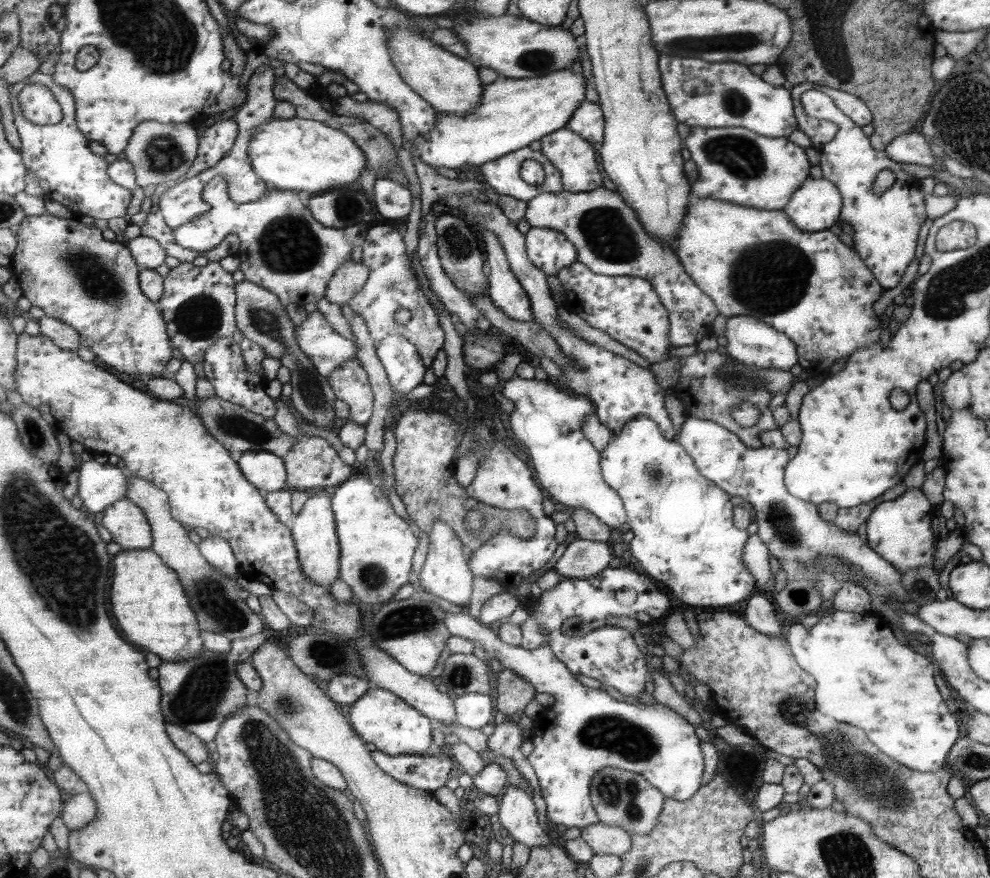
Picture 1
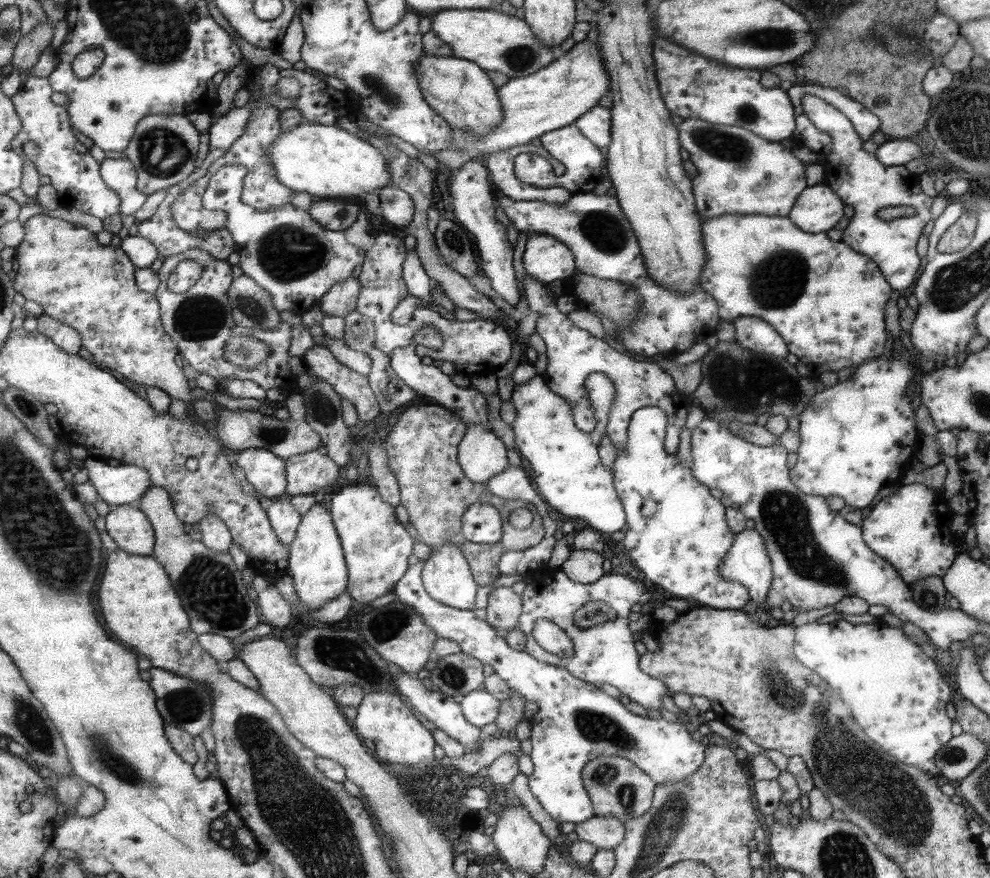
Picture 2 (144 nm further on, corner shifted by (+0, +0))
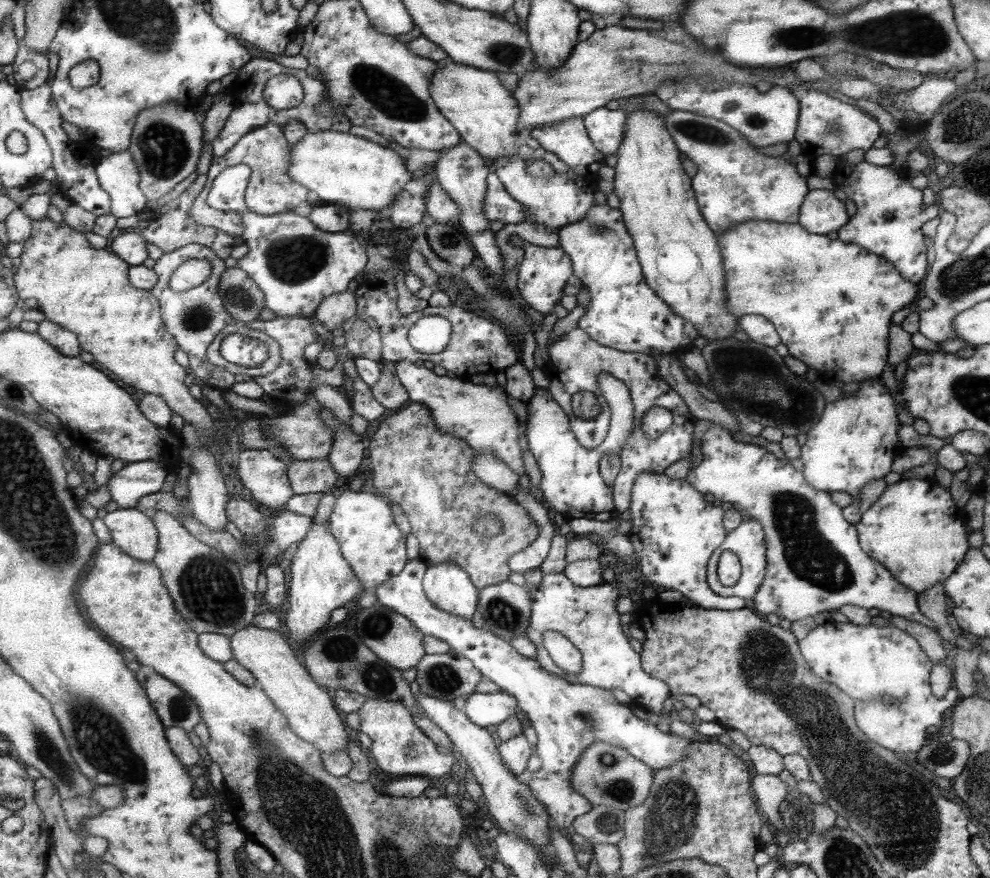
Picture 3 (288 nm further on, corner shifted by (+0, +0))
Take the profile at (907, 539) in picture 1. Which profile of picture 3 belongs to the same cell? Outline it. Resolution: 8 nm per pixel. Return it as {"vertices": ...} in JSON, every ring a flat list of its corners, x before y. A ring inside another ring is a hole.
{"vertices":[[903,478,901,482,887,486,881,498,861,516,861,522,857,524,857,534,861,550,883,564,895,576,895,580,899,580,915,594,925,592,935,584,943,584,957,570,967,554,967,534,963,528,963,518,961,512,953,506,951,494,947,494,945,490,929,492,929,482,925,480,913,482]]}

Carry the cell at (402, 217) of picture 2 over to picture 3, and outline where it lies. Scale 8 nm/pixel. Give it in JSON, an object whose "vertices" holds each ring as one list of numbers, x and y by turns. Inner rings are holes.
{"vertices":[[403,192,401,196,397,196,397,200,389,206,391,210,391,220,401,226,401,228,409,228,411,226,419,226,423,220,429,220,429,206,425,206,423,198,413,198,409,192]]}

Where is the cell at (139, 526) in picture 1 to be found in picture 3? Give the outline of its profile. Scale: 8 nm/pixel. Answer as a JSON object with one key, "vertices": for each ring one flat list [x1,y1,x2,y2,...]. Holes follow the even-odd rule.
{"vertices":[[115,508,103,518,113,536,113,544,143,562,155,562,159,554,159,526,139,508]]}

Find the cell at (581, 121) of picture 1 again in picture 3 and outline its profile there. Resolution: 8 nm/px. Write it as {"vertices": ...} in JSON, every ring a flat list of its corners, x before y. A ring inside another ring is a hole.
{"vertices":[[599,108,587,114,585,118,585,128,595,144,595,148,607,156,607,154,617,154,623,134,625,134,625,122,627,122,627,112,617,108,617,110,607,110]]}

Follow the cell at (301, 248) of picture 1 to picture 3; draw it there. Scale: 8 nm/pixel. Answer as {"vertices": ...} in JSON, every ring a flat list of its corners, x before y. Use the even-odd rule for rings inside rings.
{"vertices":[[249,164,229,166,215,180,213,192,207,204,217,212,233,212,243,220,241,244,249,248,247,256,241,258,239,268,245,270,267,294,267,308,279,318,309,318,317,314,327,298,339,292,347,292,351,280,361,278,369,264,367,250,357,238,347,234,331,234,319,230,311,218,295,212,261,216,251,212,247,206,247,192,253,178]]}

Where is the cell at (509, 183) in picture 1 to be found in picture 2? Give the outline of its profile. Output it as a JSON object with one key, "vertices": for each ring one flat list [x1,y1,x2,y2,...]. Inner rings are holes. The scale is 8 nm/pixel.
{"vertices":[[517,146,513,150,507,150,503,154,493,154,487,160,487,168,491,174,491,184,493,188,497,188,499,192,503,192,507,198,511,198,513,202,549,202,549,204,565,204,571,200,571,192,557,186,557,188,549,188,549,190,541,190,537,186,531,186,523,180,519,180,517,176,517,158,521,154,539,154,545,156,553,166,555,166,555,174,557,176,565,176,567,174,567,166,557,160,545,146]]}

